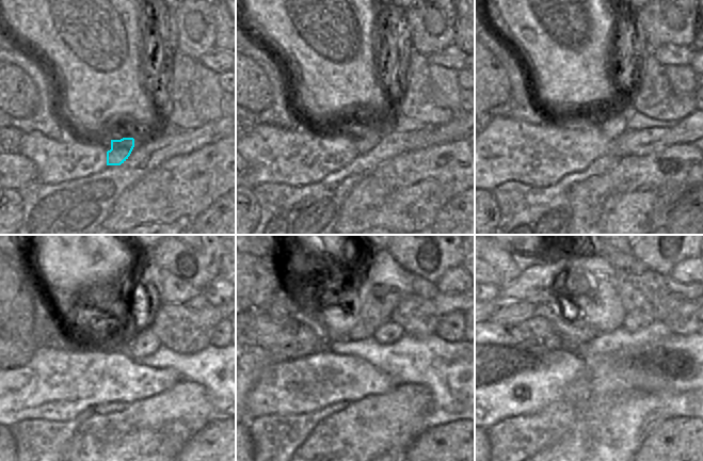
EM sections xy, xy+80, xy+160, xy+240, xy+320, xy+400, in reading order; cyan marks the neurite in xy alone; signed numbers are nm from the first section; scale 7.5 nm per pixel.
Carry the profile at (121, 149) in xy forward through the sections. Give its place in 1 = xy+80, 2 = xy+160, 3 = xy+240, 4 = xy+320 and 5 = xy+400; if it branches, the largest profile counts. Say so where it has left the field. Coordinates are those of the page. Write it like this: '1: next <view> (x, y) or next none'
1: next xy+80 (366, 134)
2: next xy+160 (613, 124)
3: next xy+240 (143, 342)
4: next xy+320 (389, 332)
5: next xy+400 (635, 320)

